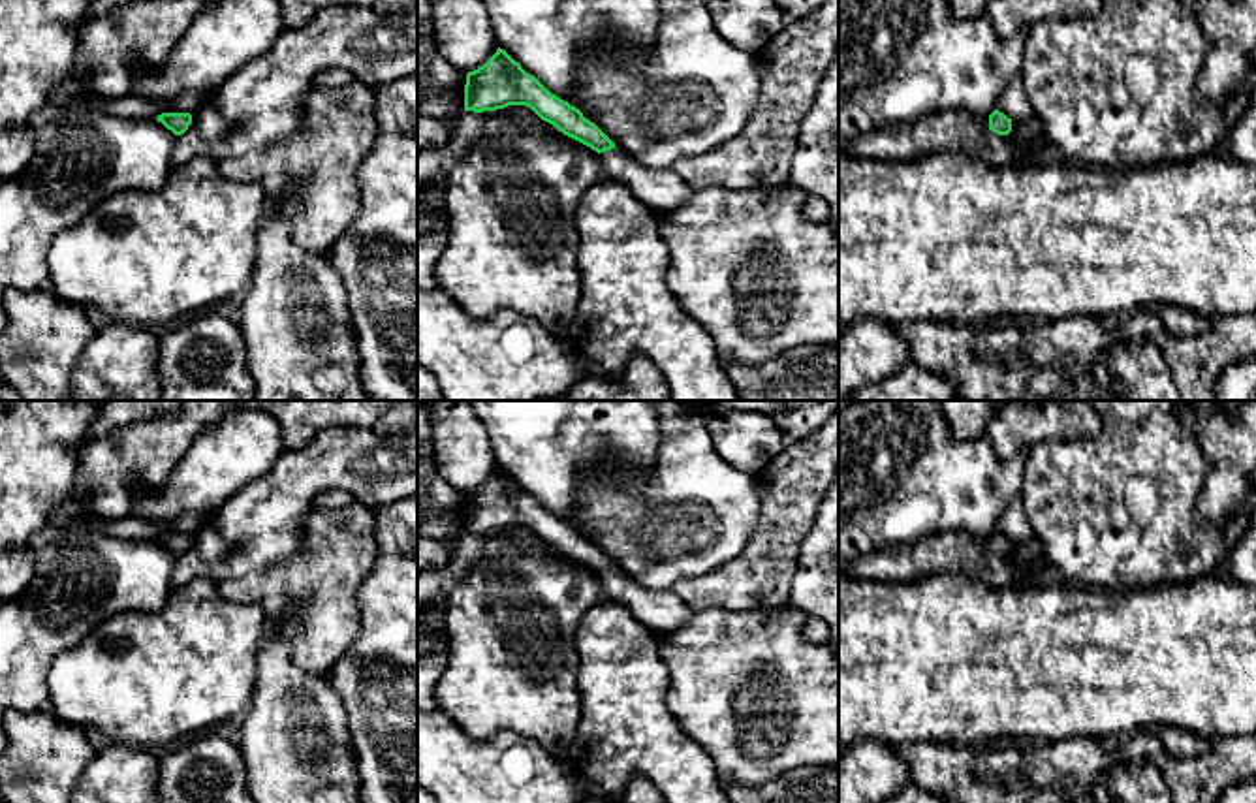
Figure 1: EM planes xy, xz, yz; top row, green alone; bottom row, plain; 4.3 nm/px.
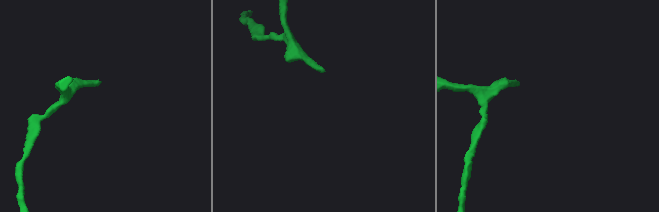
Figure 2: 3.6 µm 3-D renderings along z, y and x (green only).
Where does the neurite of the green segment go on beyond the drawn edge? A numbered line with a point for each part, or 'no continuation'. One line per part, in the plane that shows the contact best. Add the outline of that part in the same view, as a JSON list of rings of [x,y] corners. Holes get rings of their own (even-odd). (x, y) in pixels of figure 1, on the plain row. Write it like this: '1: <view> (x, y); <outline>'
1: xz (659, 610); [[[617,568],[598,577],[604,587],[604,598],[622,604],[634,619],[660,636],[683,626],[696,613],[671,589],[641,589]]]

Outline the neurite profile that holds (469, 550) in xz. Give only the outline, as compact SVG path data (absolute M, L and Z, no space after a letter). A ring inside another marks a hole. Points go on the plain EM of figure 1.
M463 532L446 568L417 574L417 607L436 596L446 598L461 585L470 568L485 559L483 551L493 542L493 534Z

